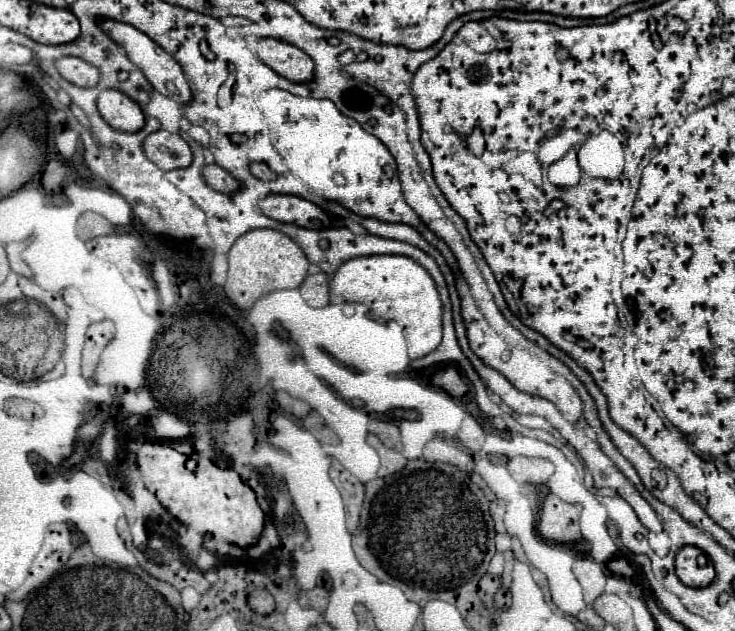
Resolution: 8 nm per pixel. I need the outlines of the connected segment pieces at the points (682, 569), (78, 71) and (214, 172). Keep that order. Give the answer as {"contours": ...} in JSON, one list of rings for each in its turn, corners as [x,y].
{"contours":[[[[683,546],[675,556],[675,574],[679,576],[679,580],[683,584],[693,586],[693,588],[709,586],[713,582],[713,578],[715,578],[713,564],[707,564],[703,568],[697,564],[699,554],[701,554],[699,548]]],[[[77,56],[57,58],[55,66],[57,66],[59,74],[75,86],[87,86],[89,88],[89,86],[95,86],[99,82],[99,70],[93,64],[81,60]]],[[[205,164],[203,166],[203,178],[205,178],[207,186],[211,186],[217,192],[231,194],[231,192],[239,190],[239,182],[227,170],[223,170],[217,164]]]]}

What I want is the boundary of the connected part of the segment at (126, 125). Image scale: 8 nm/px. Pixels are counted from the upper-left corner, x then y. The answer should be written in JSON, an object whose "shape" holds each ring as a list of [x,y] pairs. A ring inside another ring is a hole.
{"shape":[[[103,90],[97,98],[101,118],[115,130],[137,132],[145,124],[143,110],[119,90]]]}

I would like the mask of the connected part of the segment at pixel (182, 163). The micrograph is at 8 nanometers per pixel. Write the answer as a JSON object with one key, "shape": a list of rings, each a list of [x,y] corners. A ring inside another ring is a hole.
{"shape":[[[157,130],[149,134],[143,142],[143,150],[145,156],[163,172],[187,168],[193,160],[189,144],[179,134],[171,134],[167,130]]]}

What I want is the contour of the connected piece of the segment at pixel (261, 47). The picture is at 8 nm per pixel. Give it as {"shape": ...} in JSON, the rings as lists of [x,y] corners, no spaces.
{"shape":[[[259,38],[253,48],[259,60],[279,76],[291,82],[309,82],[313,78],[313,60],[301,48],[275,38]]]}

